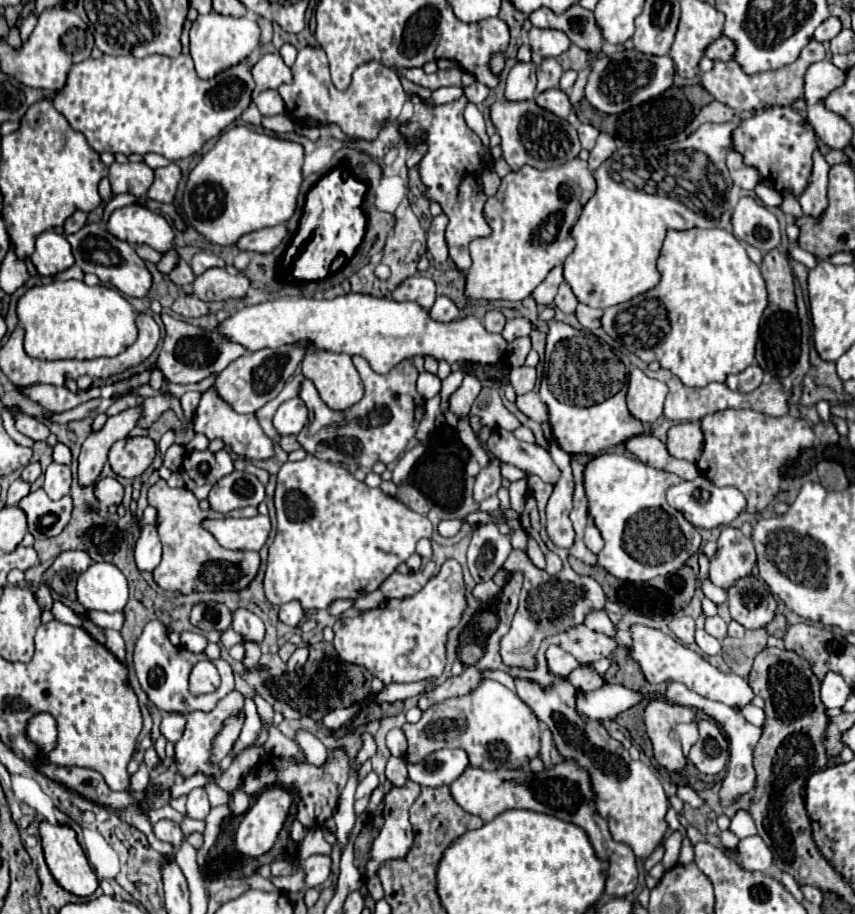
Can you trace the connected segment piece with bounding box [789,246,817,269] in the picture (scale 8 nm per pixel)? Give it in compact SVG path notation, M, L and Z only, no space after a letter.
M799 246L792 247L789 250L789 254L794 260L805 264L808 269L813 269L816 266L816 257L814 257L814 255L812 255L811 253L804 251Z

